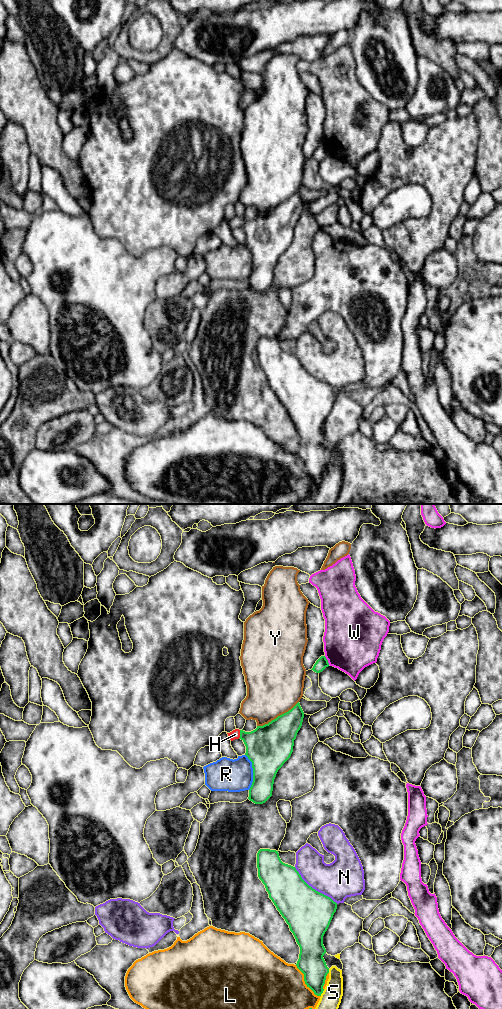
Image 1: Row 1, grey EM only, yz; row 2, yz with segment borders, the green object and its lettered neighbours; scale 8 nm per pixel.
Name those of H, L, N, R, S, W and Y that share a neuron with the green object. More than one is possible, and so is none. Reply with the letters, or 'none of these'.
H

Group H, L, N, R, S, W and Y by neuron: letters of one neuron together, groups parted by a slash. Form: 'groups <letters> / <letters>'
groups H / L / N / R / S / W / Y

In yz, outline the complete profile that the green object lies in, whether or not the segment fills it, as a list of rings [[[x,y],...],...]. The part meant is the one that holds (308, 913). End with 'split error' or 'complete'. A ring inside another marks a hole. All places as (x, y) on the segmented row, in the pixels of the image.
[[[260,849],[257,853],[258,877],[265,885],[269,898],[280,912],[300,947],[297,968],[304,974],[304,981],[315,995],[321,996],[329,968],[323,958],[326,949],[323,936],[327,931],[337,903],[330,897],[316,891],[301,877],[295,867],[281,861],[276,850]]]; complete

